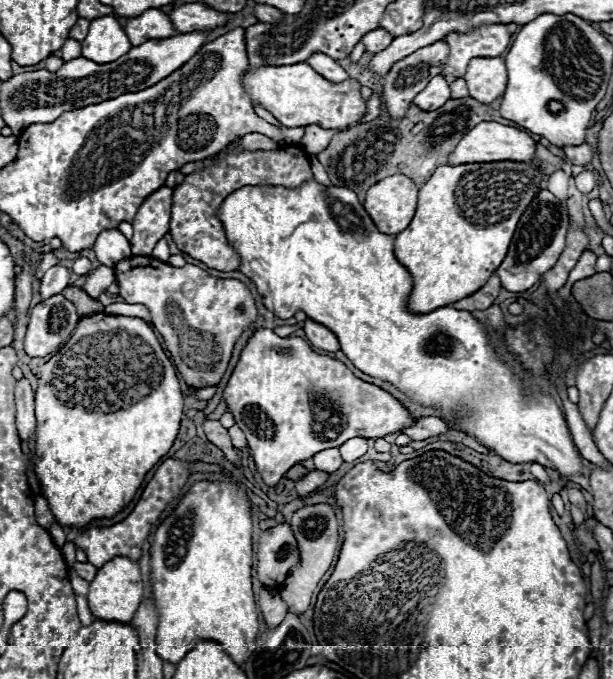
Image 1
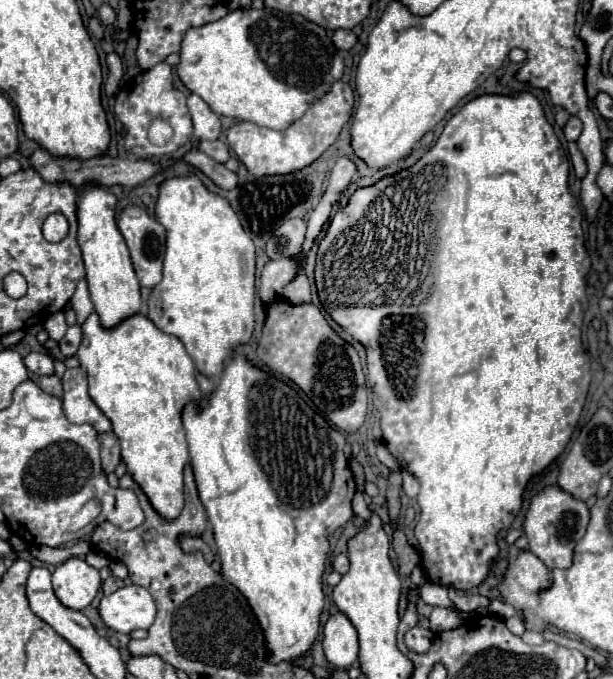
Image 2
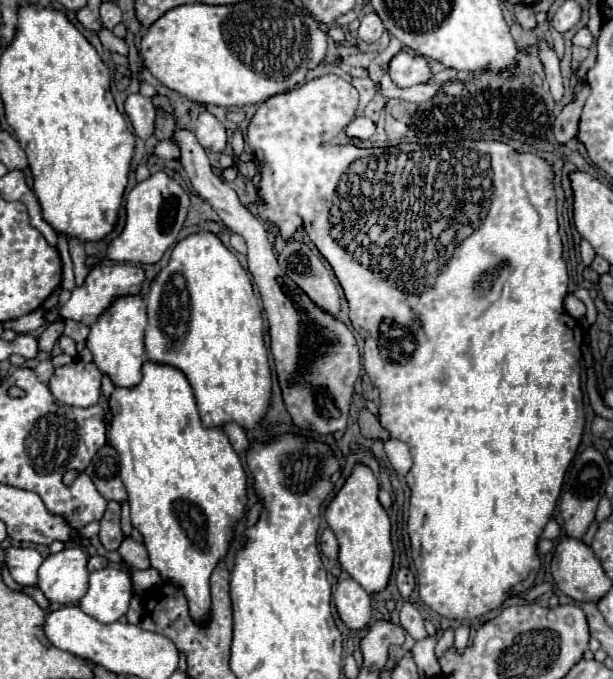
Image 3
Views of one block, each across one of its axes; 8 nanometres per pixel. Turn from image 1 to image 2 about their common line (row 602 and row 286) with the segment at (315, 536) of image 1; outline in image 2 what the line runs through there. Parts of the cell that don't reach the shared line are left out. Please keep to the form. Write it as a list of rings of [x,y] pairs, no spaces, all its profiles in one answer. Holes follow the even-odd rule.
[[[304,268],[298,270],[298,274],[294,276],[294,280],[284,288],[284,298],[290,304],[304,304],[310,302],[310,282],[304,274]]]

